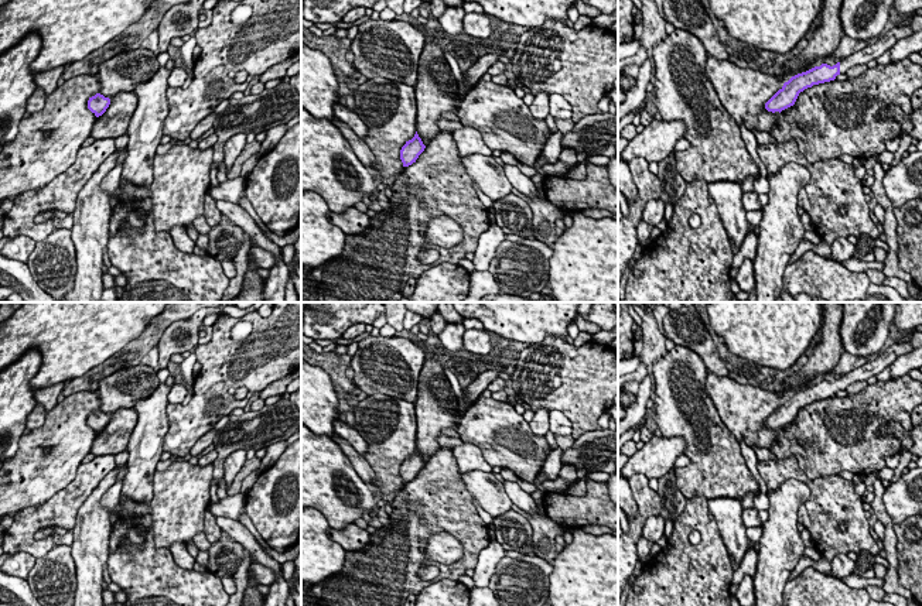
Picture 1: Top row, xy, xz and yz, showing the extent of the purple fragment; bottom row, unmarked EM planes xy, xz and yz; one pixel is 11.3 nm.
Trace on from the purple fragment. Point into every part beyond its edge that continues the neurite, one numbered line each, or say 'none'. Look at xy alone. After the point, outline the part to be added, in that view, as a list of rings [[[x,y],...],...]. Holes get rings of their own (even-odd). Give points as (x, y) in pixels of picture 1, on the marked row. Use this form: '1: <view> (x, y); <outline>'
none

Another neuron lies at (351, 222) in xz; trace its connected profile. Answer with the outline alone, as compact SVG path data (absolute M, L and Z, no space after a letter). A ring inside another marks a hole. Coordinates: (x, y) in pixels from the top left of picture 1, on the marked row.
M349 208L344 213L329 212L327 218L345 234L356 234L363 232L369 226L369 220L370 220L370 218L366 213L362 213L356 208Z

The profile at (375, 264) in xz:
M441 130L419 158L396 175L389 208L376 212L363 232L346 234L339 256L311 268L324 290L325 302L399 302L403 298L402 290L410 278L417 280L440 263L458 264L467 253L474 253L479 234L489 229L489 212L478 198L472 179L461 167L453 131ZM443 215L462 227L464 239L451 249L434 244L433 249L440 253L440 259L426 264L419 254L430 246L424 237L428 222Z

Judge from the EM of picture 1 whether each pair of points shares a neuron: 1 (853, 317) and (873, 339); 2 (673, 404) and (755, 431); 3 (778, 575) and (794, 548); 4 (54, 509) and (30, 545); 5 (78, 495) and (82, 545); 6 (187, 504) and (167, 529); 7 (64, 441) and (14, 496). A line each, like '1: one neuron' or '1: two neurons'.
1: one neuron
2: two neurons
3: one neuron
4: one neuron
5: two neurons
6: one neuron
7: one neuron

